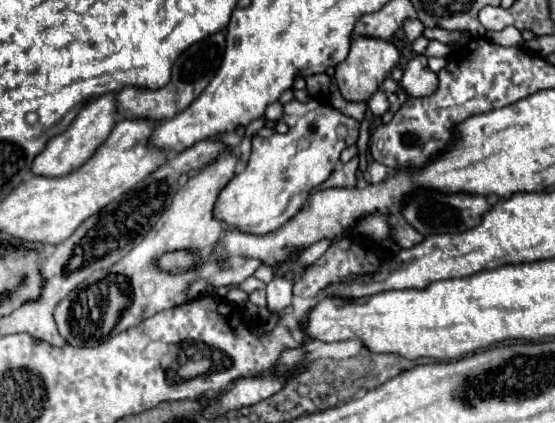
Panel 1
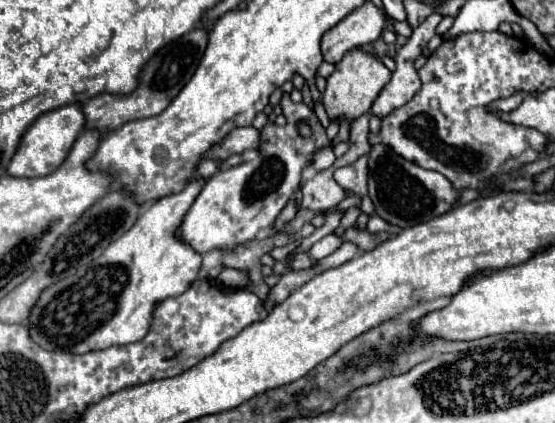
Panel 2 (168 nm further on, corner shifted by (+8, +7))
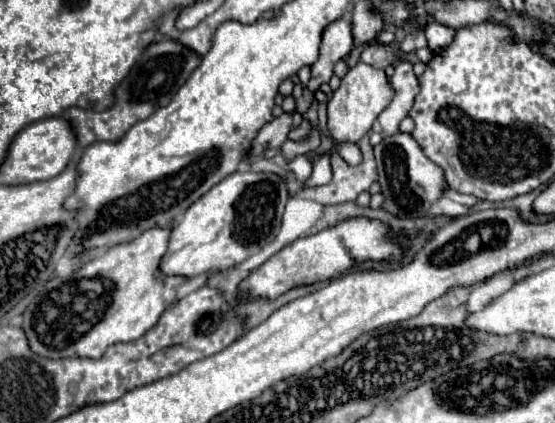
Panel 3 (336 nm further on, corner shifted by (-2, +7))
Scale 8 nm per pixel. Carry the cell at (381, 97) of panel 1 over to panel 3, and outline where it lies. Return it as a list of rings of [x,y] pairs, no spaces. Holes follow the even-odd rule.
[[[400,61],[396,65],[394,75],[390,77],[390,85],[394,89],[394,97],[390,105],[380,113],[378,121],[386,135],[396,135],[400,121],[408,115],[414,103],[414,97],[418,95],[418,79],[412,71],[412,63]]]

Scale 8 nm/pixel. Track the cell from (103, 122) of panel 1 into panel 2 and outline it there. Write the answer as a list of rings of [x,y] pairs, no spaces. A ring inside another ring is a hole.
[[[72,103],[72,105],[64,105],[60,109],[40,115],[30,125],[30,129],[24,133],[20,147],[18,147],[12,163],[8,165],[8,175],[12,175],[12,177],[42,177],[42,175],[56,171],[64,163],[64,157],[68,155],[68,149],[72,149],[78,133],[84,129],[84,113],[80,113],[80,109],[82,109],[82,105]]]

